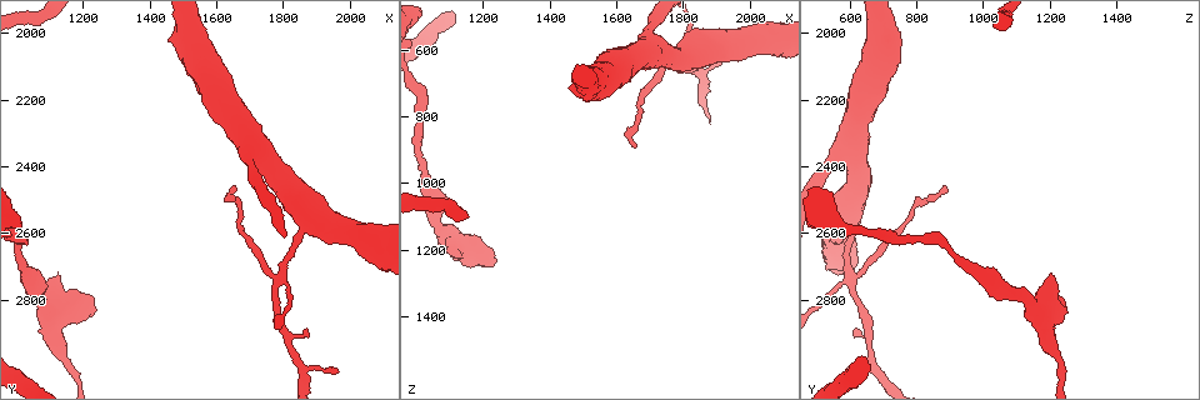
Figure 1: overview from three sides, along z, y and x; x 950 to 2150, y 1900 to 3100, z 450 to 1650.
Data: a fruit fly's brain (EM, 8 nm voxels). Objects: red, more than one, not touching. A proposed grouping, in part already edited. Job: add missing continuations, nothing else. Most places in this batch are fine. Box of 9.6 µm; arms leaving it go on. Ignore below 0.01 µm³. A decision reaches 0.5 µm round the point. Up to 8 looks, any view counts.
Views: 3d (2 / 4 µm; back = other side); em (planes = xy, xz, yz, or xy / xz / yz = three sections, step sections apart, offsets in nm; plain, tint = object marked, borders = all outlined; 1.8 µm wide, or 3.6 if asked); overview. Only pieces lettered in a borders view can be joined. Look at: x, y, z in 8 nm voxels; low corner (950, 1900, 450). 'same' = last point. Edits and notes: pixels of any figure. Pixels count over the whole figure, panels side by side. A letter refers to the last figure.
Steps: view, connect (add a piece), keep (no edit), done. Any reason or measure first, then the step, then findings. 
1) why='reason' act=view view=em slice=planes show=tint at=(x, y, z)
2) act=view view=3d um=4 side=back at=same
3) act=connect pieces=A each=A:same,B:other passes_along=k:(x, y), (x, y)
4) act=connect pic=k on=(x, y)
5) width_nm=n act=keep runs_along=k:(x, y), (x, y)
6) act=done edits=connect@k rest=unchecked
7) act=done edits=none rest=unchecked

act=view view=3d um=2 side=back at=(1130, 2730, 1200)

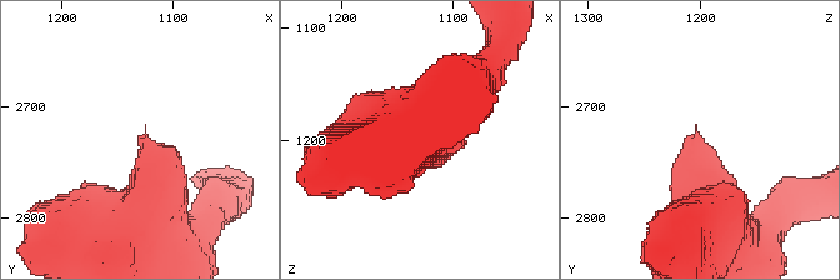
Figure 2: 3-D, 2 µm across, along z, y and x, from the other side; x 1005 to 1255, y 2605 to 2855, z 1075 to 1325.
act=view view=em slice=xz step=8 show=borders at=(1126, 2726, 1202)

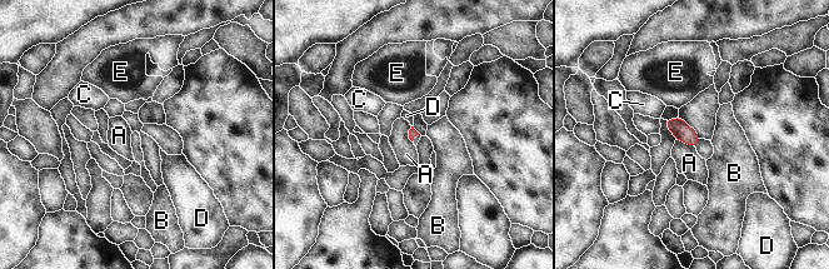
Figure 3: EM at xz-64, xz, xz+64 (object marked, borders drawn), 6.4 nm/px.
act=view view=em slice=planes show=borders at=same

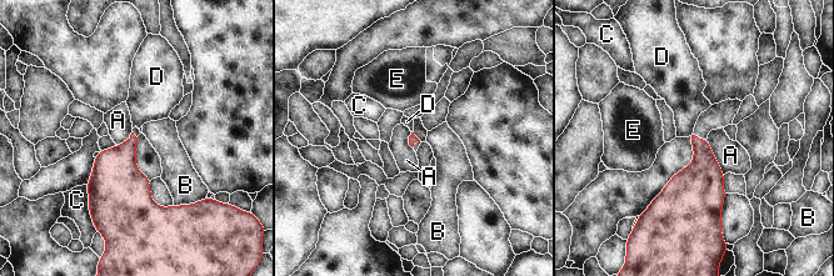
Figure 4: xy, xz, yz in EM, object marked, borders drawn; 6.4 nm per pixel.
longest_contact=A:260nm act=keep each=A:other,B:other,C:other,D:other,E:other found='none of them fits'

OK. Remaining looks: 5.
why='thin end' act=view view=em slice=planes show=borders at=(1650, 2460, 880)

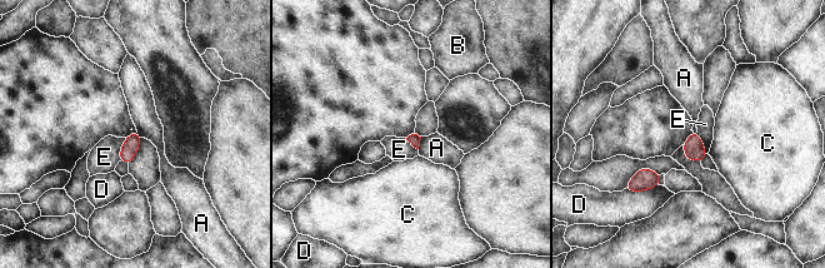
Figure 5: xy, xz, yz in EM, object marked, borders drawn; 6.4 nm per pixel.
act=keep each=A:other,B:other,C:other,D:other,E:other border=5:(126, 138), (121, 145), (119, 160) found='none of them fits'

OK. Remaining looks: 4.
why='tapers out' act=view view=3d um=4 at=(1970, 3020, 590)

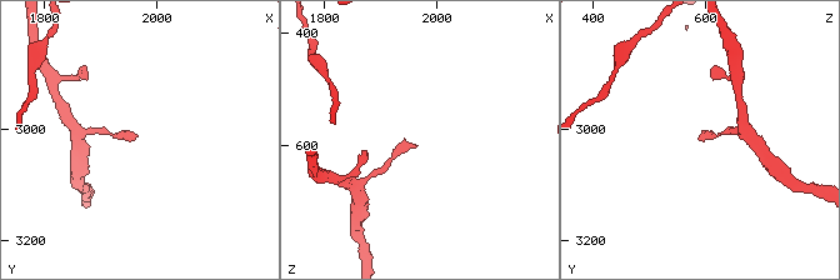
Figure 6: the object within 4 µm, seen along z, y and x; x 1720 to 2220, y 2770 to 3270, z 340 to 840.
why='shape alone is not enough' act=view view=em slice=planes show=borders at=(1970, 3010, 595)

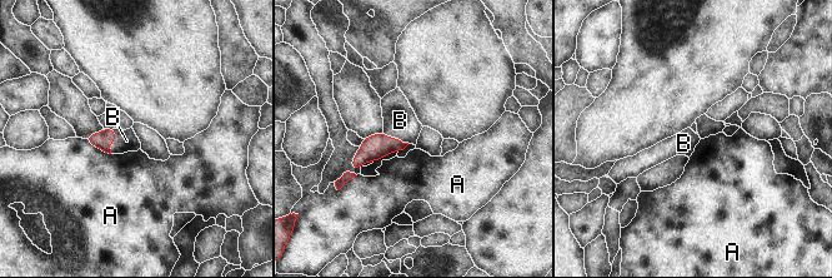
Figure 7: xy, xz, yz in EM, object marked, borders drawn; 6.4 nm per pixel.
act=connect pieces=B each=A:other,B:same passes_along=7:(101, 140), (113, 140), (126, 140) found='the neuron continues'

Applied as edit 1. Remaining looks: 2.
act=done edits=connect@7 rest=unchecked

